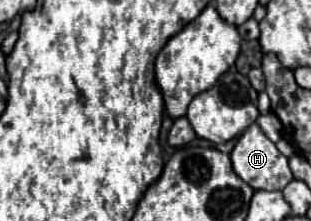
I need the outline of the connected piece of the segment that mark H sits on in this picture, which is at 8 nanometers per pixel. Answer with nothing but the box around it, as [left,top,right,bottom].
[231,123,293,191]

